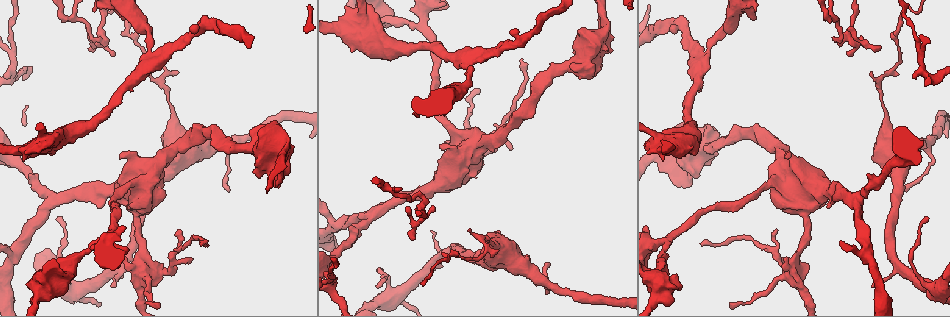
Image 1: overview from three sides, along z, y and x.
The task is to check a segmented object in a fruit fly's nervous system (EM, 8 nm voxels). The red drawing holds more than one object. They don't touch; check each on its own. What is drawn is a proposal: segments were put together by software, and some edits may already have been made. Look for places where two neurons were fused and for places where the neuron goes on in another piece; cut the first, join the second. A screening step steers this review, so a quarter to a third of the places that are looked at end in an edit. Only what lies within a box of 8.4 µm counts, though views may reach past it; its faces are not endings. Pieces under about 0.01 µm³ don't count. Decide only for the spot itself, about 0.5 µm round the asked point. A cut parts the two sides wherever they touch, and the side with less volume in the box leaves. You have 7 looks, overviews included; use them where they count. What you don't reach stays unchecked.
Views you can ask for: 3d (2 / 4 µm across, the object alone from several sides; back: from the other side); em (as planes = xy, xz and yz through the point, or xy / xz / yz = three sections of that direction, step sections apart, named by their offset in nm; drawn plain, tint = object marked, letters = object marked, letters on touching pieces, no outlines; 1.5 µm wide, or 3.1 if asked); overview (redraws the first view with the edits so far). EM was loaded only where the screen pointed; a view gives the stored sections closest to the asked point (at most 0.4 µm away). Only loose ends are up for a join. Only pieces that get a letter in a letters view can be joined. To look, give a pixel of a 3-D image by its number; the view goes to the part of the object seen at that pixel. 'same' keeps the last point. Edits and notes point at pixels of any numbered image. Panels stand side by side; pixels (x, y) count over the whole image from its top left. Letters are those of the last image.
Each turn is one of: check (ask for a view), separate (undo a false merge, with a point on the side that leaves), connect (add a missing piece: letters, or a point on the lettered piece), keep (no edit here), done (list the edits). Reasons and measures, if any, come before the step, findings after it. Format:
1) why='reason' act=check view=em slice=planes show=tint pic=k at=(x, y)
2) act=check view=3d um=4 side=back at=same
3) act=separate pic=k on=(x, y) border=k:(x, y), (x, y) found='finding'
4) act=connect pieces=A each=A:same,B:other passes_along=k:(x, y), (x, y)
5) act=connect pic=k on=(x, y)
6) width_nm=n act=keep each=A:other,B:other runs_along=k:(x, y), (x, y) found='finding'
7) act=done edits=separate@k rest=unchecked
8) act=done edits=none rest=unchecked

why='arms part here' act=check view=3d um=2 side=back pic=1 at=(669, 243)

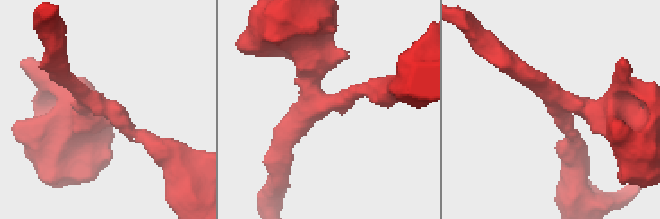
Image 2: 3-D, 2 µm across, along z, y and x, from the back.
arms=3 arm_widths_nm=190,200,380 act=check view=em slice=xy step=4 show=tint pic=2 at=(315, 107)

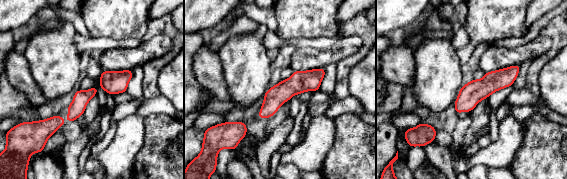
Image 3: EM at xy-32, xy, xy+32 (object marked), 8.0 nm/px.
act=check view=em slice=planes show=letters at=same

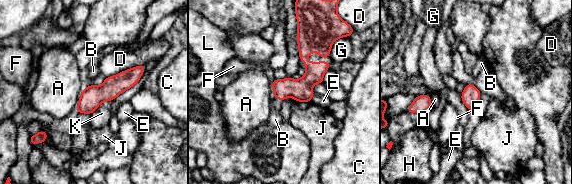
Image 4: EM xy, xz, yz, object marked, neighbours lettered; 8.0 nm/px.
width_nm=170 act=keep each=A:other,B:other,C:other,D:other,E:other,F:other,G:other,H:other,J:other,K:other,L:other border=4:(314, 93), (310, 101) found='one neuron here'

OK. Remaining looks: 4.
act=check view=3d um=2 pic=1 at=(126, 258)

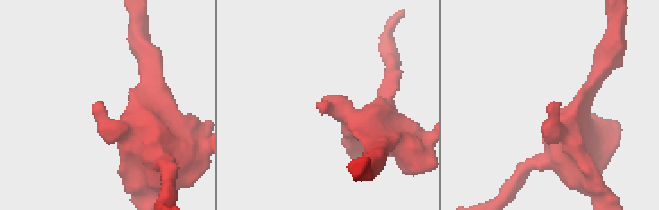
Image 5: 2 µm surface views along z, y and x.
why='shape alone is not enough' act=check view=em slice=planes show=letters pic=5 at=(319, 103)

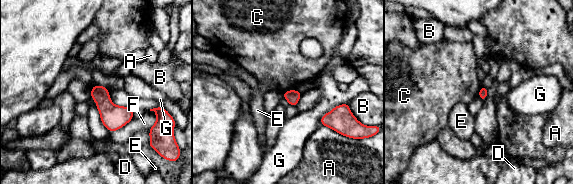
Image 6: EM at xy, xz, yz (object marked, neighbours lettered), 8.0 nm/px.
act=keep each=A:other,B:other,C:other,D:other,E:other,F:other,G:other border=6:(292, 89), (286, 90), (283, 93) found='none of them fits'

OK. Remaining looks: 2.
why='an open end' act=check view=em slice=planes show=letters pic=1 at=(414, 237)

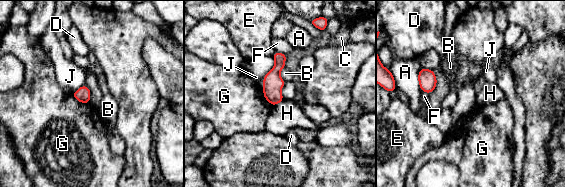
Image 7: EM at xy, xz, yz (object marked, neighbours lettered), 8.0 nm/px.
width_nm=120 act=keep each=A:other,B:other,C:other,D:other,E:other,F:other,G:other,H:other,J:other border=7:(283, 99), (273, 106) found='no lettered piece goes on from it'

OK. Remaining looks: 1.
act=done edits=none rest=unchecked

